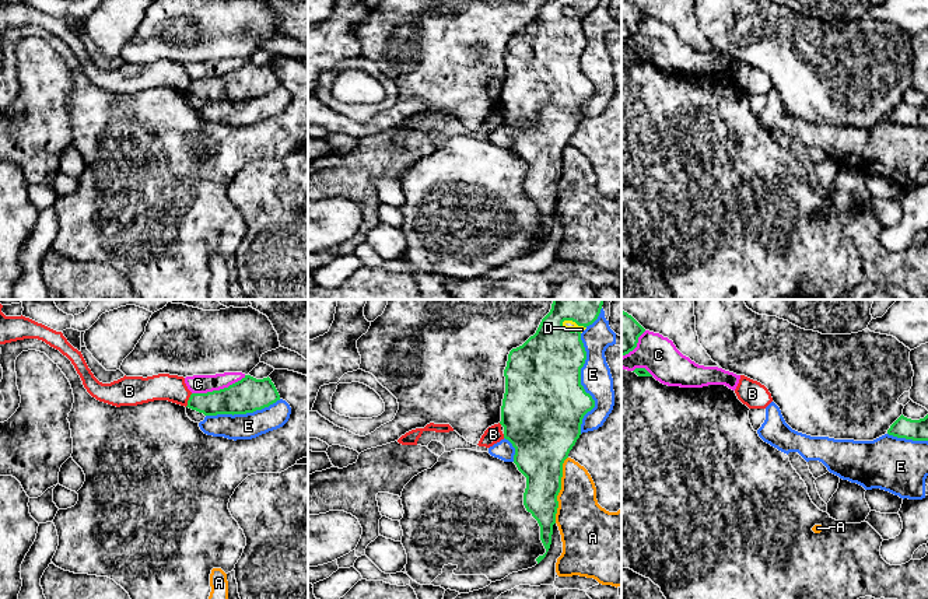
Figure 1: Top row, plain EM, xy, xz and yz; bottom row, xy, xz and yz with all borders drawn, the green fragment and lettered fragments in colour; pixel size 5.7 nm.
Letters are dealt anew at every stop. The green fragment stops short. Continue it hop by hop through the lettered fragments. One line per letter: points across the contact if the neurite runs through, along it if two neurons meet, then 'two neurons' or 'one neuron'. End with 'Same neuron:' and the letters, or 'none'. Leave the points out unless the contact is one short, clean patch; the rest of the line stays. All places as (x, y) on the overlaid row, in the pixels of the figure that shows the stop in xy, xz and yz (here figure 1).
A: two neurons
B: border xy (192, 393), (185, 406); two neurons
C: two neurons
D: two neurons
E: two neurons
Same neuron: none

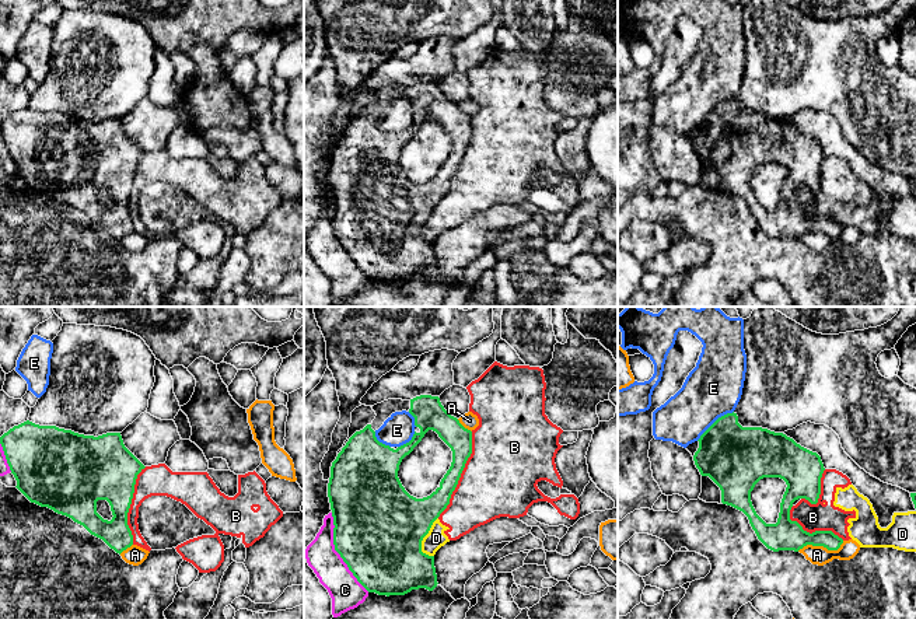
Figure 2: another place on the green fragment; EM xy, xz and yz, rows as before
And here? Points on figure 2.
A: two neurons
B: two neurons
C: two neurons
D: two neurons
E: two neurons
Same neuron: none

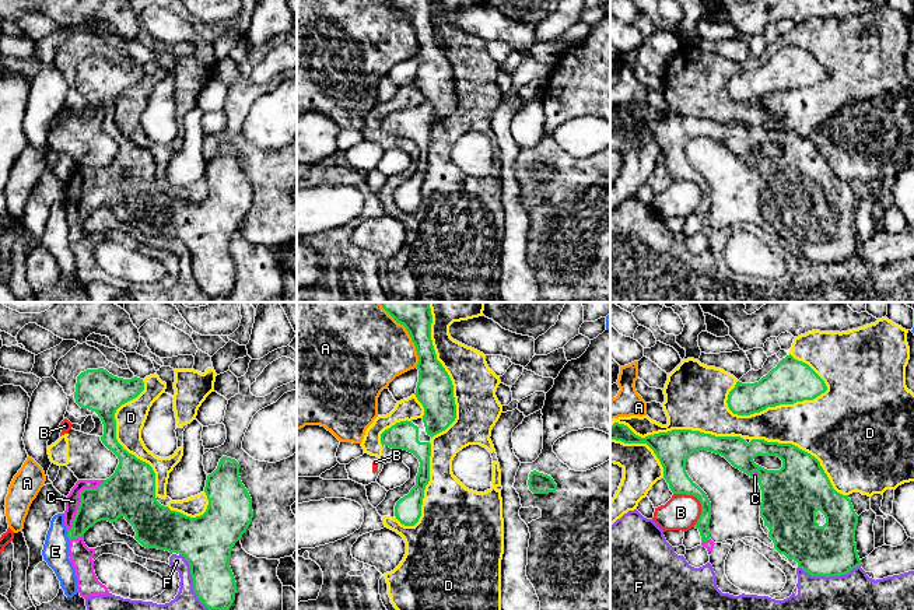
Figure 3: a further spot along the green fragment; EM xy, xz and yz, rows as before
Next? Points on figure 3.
A: two neurons
B: two neurons
C: one neuron
D: two neurons
E: two neurons
F: two neurons
Same neuron: C

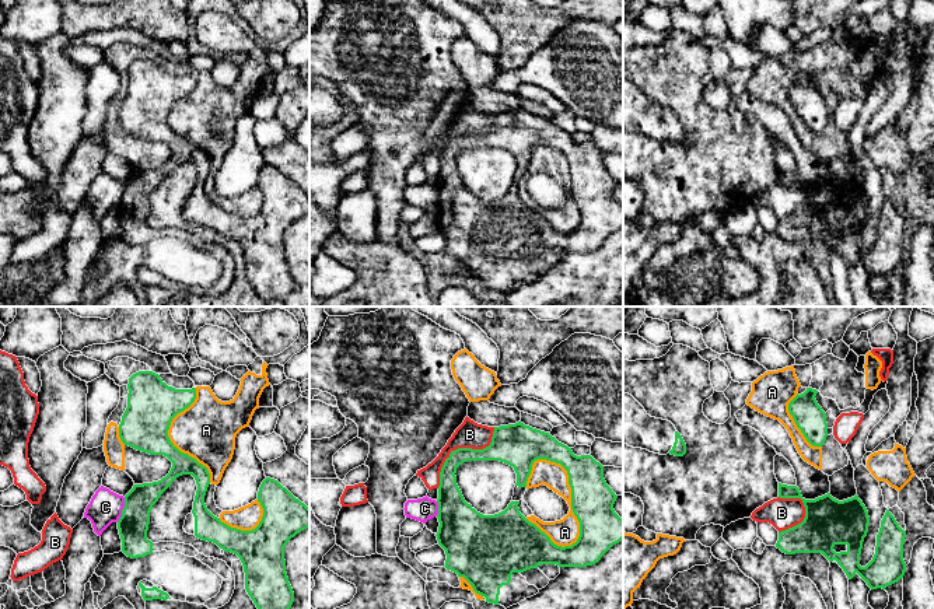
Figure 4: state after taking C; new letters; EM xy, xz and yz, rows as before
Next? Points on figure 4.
A: two neurons
B: two neurons
C: border xy (125, 497), (122, 515), (116, 521); two neurons
Same neuron: none

